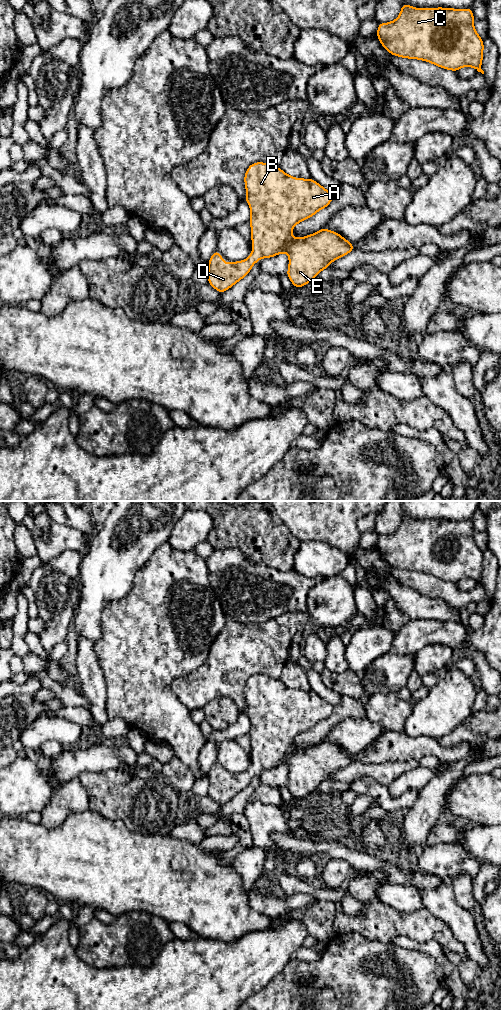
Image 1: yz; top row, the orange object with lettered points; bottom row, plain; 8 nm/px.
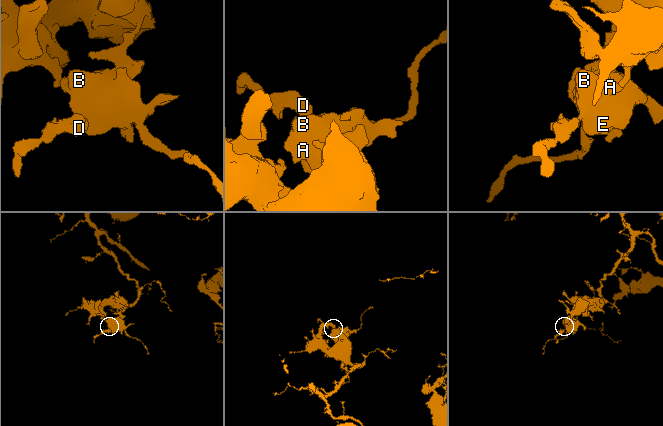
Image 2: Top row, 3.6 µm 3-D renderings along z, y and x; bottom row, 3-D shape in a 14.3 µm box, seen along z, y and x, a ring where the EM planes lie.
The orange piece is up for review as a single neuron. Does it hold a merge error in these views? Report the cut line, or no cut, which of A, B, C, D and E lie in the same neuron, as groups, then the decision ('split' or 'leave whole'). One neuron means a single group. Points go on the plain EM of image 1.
no cut; A B C D E; leave whole

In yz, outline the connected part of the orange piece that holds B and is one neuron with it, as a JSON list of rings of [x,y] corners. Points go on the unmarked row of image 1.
[[[255,674],[247,680],[244,687],[244,695],[246,700],[245,712],[251,723],[249,735],[251,738],[252,765],[245,772],[225,775],[218,762],[213,764],[207,775],[209,781],[207,795],[219,805],[224,805],[238,793],[242,792],[250,785],[252,778],[260,773],[261,770],[271,770],[286,764],[289,770],[286,786],[293,799],[299,800],[314,792],[323,781],[329,781],[330,775],[354,763],[353,755],[347,753],[339,745],[329,741],[321,740],[318,744],[302,750],[294,750],[292,748],[291,744],[298,735],[312,730],[315,725],[326,720],[333,712],[334,706],[322,699],[314,691],[295,690],[284,685],[279,678],[275,679],[265,674]]]

